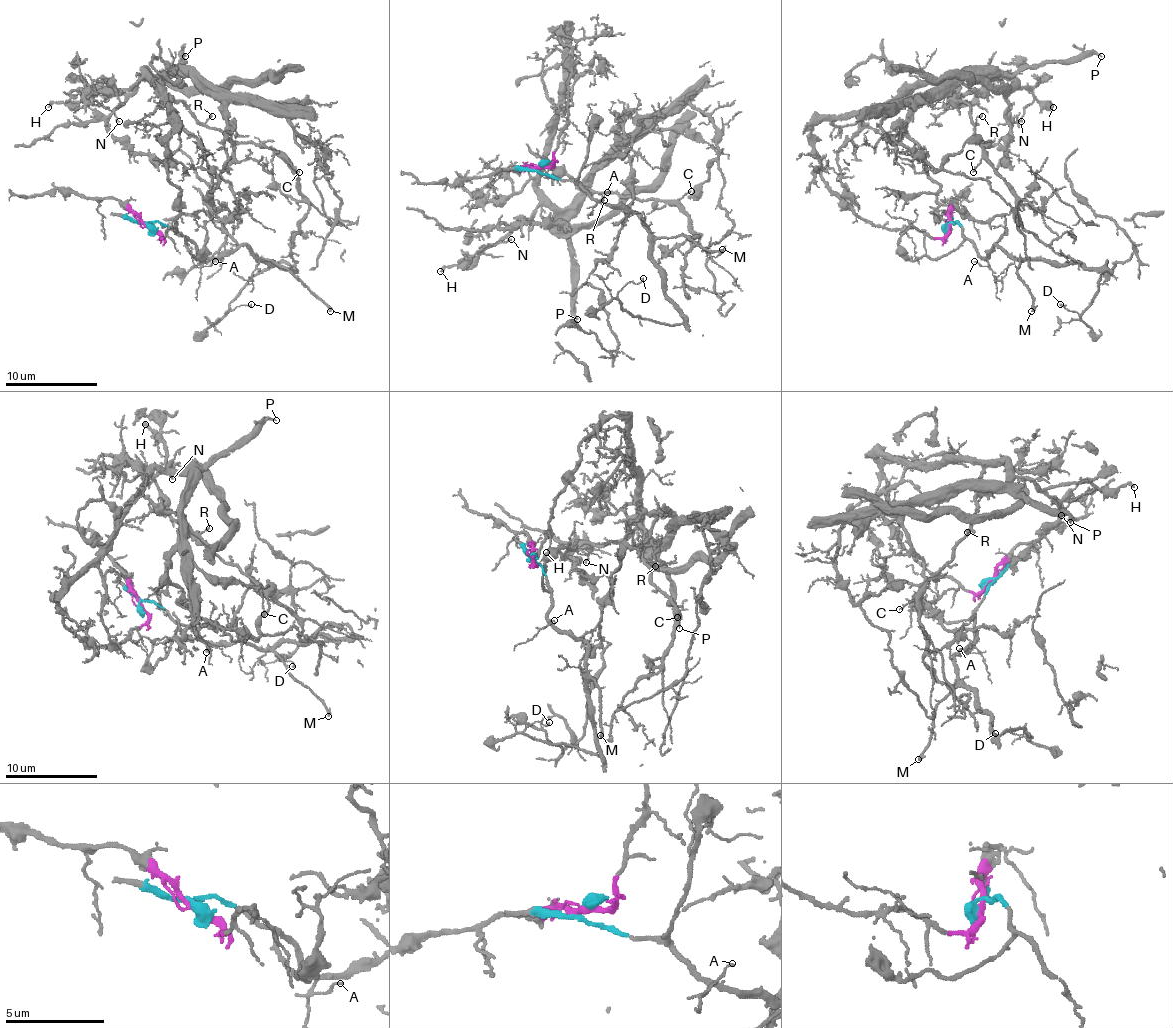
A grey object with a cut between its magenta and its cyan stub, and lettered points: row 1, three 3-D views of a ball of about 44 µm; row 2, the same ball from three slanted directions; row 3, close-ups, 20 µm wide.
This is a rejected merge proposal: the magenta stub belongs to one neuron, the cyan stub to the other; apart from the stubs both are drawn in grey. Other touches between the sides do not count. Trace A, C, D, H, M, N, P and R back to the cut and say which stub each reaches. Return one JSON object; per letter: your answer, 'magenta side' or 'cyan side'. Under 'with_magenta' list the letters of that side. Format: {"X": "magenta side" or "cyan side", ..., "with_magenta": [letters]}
{"A": "cyan side", "C": "magenta side", "D": "cyan side", "H": "magenta side", "M": "cyan side", "N": "magenta side", "P": "magenta side", "R": "magenta side", "with_magenta": ["C", "H", "N", "P", "R"]}

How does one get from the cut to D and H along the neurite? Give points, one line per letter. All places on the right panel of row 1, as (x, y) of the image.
D: (948, 225), (962, 228), (982, 257), (996, 246), (1056, 264), (1106, 262), (1088, 305), (1074, 312), (1060, 303)
H: (948, 225), (941, 237), (865, 223), (819, 172), (810, 129), (875, 115), (916, 88), (966, 72), (1053, 106)

